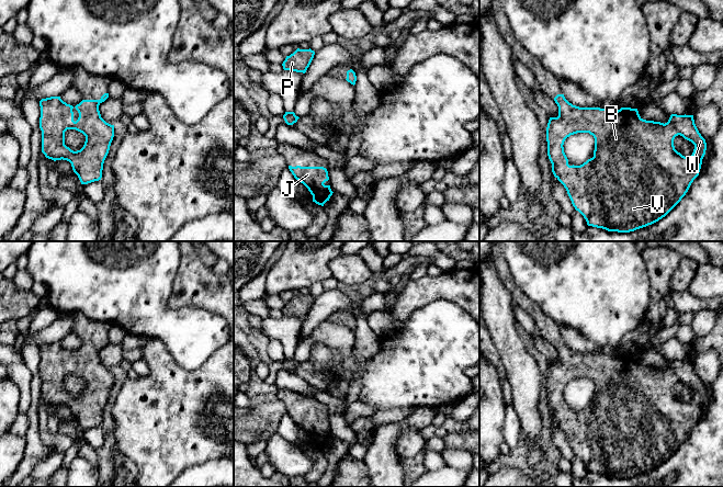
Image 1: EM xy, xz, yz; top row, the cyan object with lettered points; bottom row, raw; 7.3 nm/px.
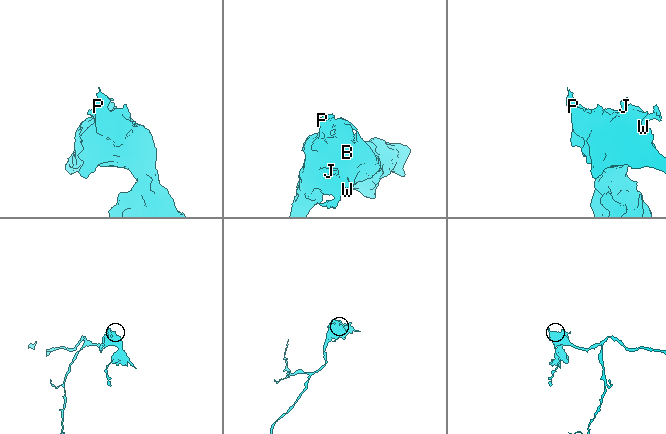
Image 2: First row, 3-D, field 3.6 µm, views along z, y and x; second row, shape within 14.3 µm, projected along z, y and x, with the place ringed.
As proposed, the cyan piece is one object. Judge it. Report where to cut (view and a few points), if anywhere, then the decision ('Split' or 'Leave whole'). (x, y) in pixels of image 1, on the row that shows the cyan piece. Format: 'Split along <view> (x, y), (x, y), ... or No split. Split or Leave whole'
No split. Leave whole

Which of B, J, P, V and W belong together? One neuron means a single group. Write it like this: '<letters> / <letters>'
B J P V W

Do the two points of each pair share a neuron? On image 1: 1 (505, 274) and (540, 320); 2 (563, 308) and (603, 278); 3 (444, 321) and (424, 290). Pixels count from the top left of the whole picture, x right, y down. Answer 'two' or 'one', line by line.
1: one
2: one
3: two

